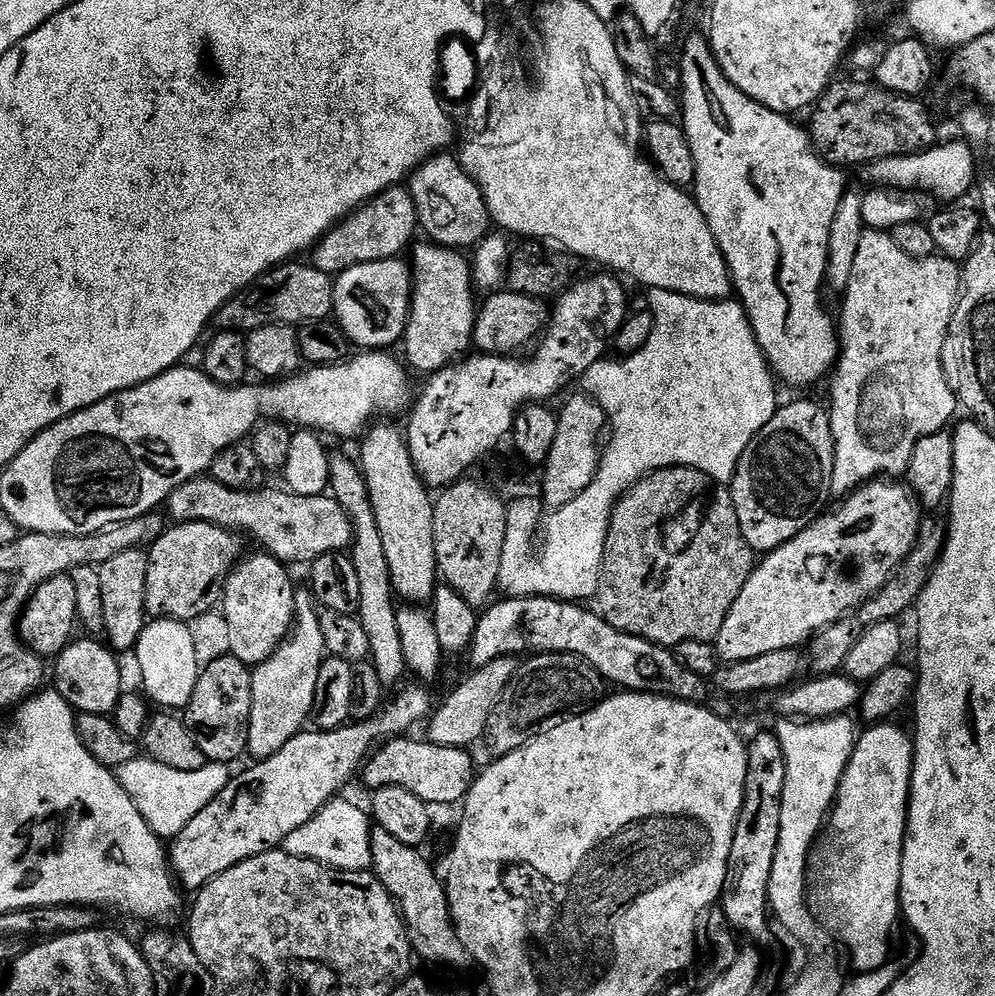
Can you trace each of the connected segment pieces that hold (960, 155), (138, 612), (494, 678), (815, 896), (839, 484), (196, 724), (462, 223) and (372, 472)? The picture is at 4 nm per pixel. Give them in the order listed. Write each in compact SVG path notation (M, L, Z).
M967 142L960 144L937 143L924 152L915 152L913 156L895 156L875 160L870 166L872 184L881 188L898 188L915 190L929 197L937 196L940 202L956 202L959 196L970 193L974 188L976 174L976 156L972 145Z
M142 548L122 550L122 554L99 565L99 569L102 578L103 635L106 637L106 643L117 654L131 653L146 623L148 553Z
M503 656L494 662L490 662L484 668L476 668L472 673L445 698L439 701L438 707L431 713L427 721L427 739L438 746L450 746L451 748L471 749L471 744L480 744L484 739L484 731L488 725L490 714L510 678L518 667L517 661L511 656Z
M881 722L865 727L859 733L850 762L840 780L834 807L808 857L806 895L808 909L825 933L829 932L848 951L852 972L873 972L889 963L888 943L892 927L900 916L900 875L904 835L908 833L908 795L912 785L912 754L914 740L896 725Z
M866 230L862 234L862 242L858 245L858 255L854 258L854 271L850 273L850 282L842 293L844 305L840 308L840 316L838 312L840 354L830 376L830 381L832 380L830 415L832 418L832 441L834 442L834 474L830 478L830 490L833 497L843 498L870 480L903 477L908 471L908 463L914 454L914 446L918 446L918 442L922 442L922 438L935 432L943 432L953 423L952 415L958 412L958 401L956 392L948 384L946 374L942 370L940 355L950 326L950 318L954 314L961 291L962 268L957 261L947 260L946 257L939 254L921 260L910 258L910 254L902 254L902 250L898 250L898 246L894 246L889 233Z
M220 654L216 661L201 667L194 694L182 719L194 734L198 746L202 746L202 754L206 754L208 761L231 765L232 760L247 753L251 701L252 668L243 664L237 656Z
M437 154L432 156L426 163L420 165L412 173L407 181L406 187L412 193L416 213L420 219L419 227L422 229L429 241L440 244L443 248L455 248L457 250L468 250L480 243L490 232L490 217L488 207L484 201L482 190L466 174L466 170L459 162L459 159L452 154Z
M377 423L363 433L359 441L358 463L370 494L370 506L374 506L374 518L378 518L382 547L386 549L386 558L390 562L393 593L409 605L424 606L431 601L438 586L432 509L434 500L416 473L405 433L388 424L391 423Z

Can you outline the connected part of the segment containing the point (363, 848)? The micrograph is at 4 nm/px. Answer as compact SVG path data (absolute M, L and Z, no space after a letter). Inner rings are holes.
M337 798L329 802L306 826L298 826L290 838L282 845L283 851L301 856L307 860L317 860L319 864L329 864L332 868L340 868L344 872L367 872L371 869L370 834L373 825L370 816L356 804L345 798Z

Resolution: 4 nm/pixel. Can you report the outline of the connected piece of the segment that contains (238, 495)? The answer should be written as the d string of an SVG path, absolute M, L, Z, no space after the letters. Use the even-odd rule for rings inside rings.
M211 476L196 477L188 483L184 483L171 493L166 501L167 515L175 523L186 521L208 521L223 528L230 528L232 531L252 534L260 543L266 546L265 551L273 555L281 563L293 566L292 564L311 564L321 557L322 554L330 552L344 552L352 542L352 521L349 520L346 510L338 501L333 500L329 495L304 496L294 495L287 489L271 488L265 486L254 491L230 490Z

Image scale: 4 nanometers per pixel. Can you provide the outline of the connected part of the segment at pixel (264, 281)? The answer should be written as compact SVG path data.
M289 262L278 268L271 268L250 287L230 298L216 312L215 327L225 332L247 334L271 324L299 326L329 319L333 315L334 306L333 277L312 267L311 263L296 263L300 262Z

